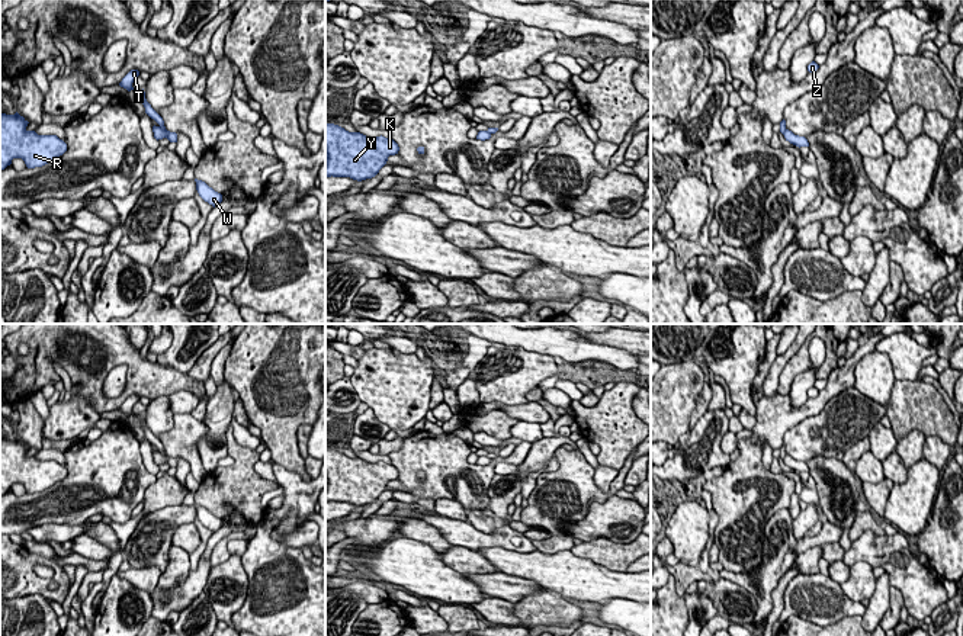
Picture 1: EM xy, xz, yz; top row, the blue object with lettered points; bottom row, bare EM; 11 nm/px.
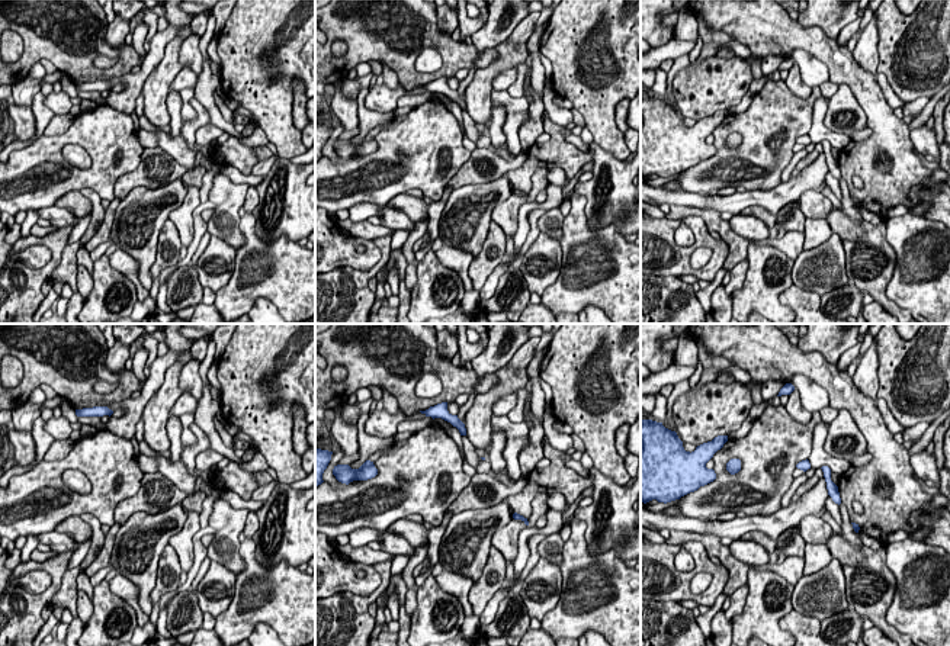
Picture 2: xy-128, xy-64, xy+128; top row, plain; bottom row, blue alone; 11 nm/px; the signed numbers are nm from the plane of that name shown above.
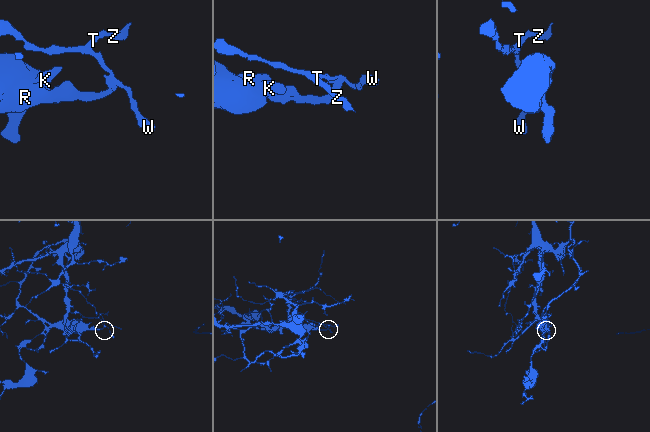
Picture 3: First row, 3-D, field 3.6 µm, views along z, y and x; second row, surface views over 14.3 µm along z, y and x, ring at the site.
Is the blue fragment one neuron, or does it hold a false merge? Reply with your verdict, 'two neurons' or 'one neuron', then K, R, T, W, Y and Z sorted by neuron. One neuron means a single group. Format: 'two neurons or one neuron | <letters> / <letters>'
two neurons | K R Y / T W Z

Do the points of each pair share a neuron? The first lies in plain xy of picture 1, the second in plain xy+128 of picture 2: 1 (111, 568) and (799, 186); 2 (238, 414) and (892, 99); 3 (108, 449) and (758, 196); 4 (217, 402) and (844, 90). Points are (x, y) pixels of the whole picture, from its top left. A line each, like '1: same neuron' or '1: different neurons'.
1: same neuron
2: same neuron
3: different neurons
4: same neuron

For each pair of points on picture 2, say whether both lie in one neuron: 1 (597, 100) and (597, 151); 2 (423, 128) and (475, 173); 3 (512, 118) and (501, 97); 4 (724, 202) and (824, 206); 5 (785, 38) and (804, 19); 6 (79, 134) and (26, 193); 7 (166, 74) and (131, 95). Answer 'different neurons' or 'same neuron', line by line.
1: different neurons
2: different neurons
3: same neuron
4: different neurons
5: different neurons
6: same neuron
7: different neurons

